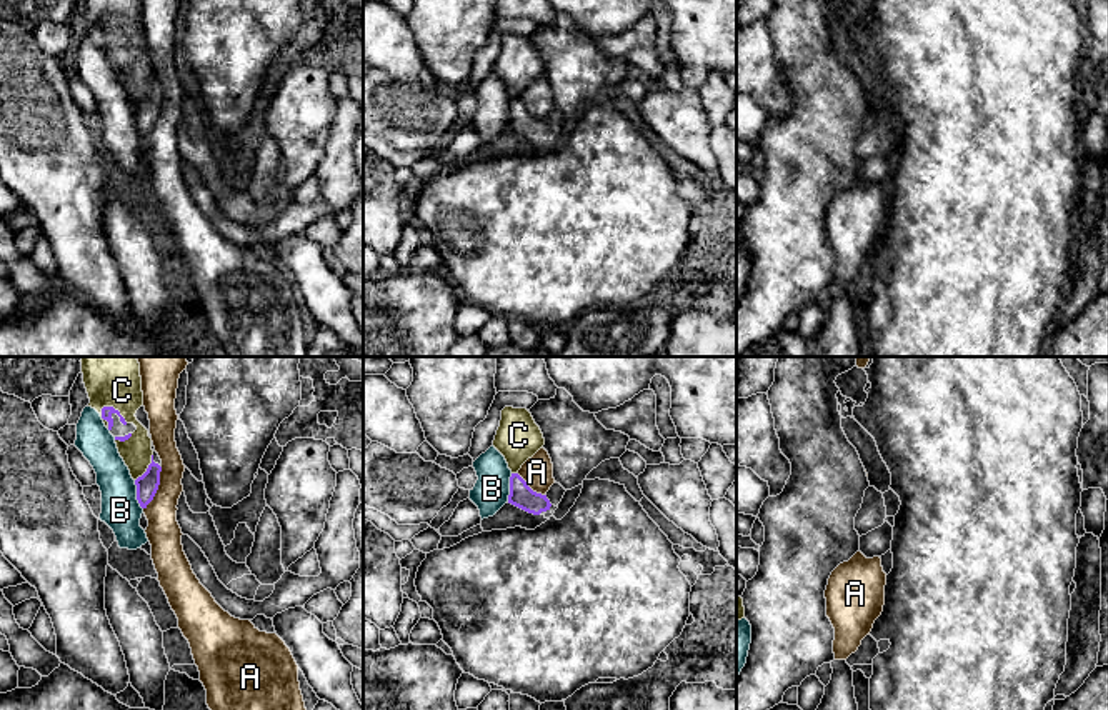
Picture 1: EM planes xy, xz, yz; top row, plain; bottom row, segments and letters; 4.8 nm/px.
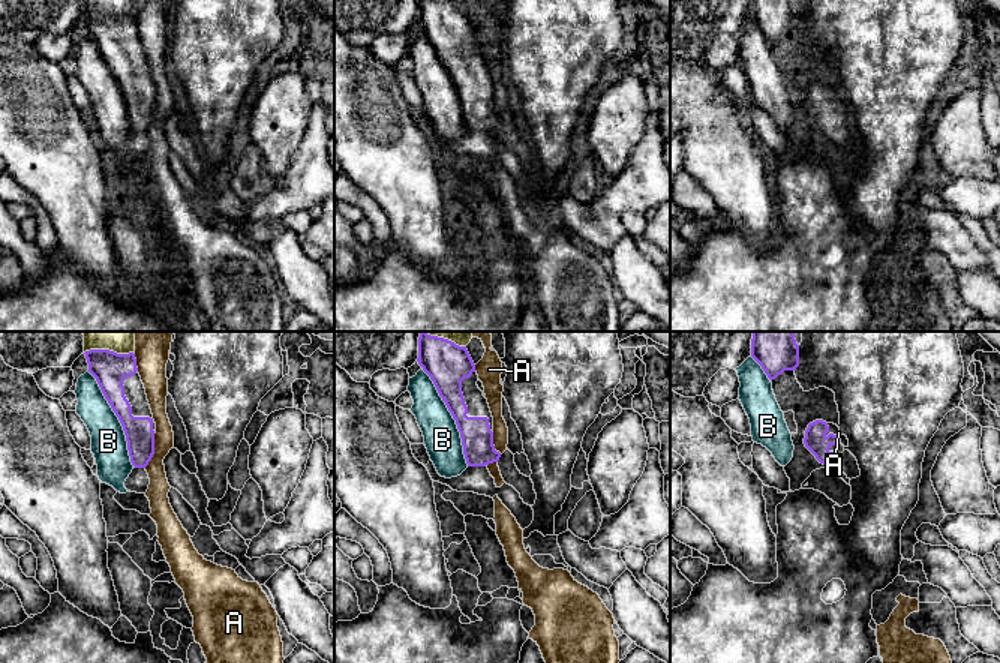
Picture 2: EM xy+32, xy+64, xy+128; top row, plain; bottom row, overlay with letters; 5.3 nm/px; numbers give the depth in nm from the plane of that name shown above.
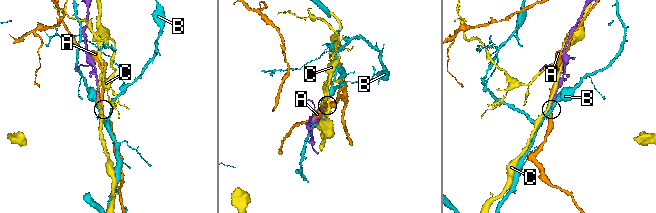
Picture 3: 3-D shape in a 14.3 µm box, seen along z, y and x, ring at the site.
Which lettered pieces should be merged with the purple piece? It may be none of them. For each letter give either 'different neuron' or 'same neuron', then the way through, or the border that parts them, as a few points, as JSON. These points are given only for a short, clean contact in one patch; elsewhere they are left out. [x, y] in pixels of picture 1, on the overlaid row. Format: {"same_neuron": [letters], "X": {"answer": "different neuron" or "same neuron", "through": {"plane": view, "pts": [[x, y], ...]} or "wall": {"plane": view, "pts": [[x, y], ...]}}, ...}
{"same_neuron": [], "A": {"answer": "different neuron"}, "B": {"answer": "different neuron"}, "C": {"answer": "different neuron"}}

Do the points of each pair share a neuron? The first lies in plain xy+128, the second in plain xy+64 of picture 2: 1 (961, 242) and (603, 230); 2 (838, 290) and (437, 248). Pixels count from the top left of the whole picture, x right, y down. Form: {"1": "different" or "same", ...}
{"1": "same", "2": "different"}

